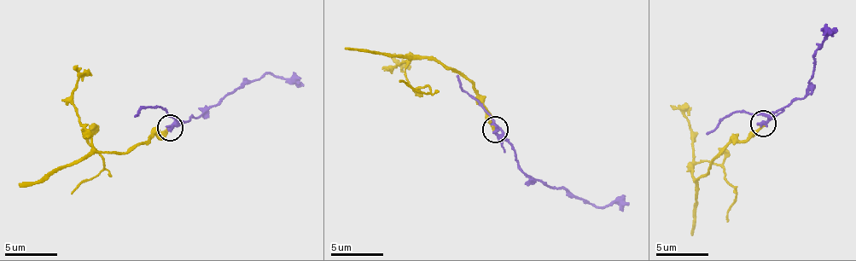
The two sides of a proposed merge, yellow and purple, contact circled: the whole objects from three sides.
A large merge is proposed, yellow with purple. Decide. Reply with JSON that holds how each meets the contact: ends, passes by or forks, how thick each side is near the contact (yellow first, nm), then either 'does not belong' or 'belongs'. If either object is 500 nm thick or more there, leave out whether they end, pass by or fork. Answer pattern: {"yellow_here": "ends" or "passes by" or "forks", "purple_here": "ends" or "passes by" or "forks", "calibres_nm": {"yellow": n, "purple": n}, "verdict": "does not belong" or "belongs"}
{"yellow_here": "ends", "purple_here": "ends", "calibres_nm": {"yellow": 280, "purple": 420}, "verdict": "belongs"}

